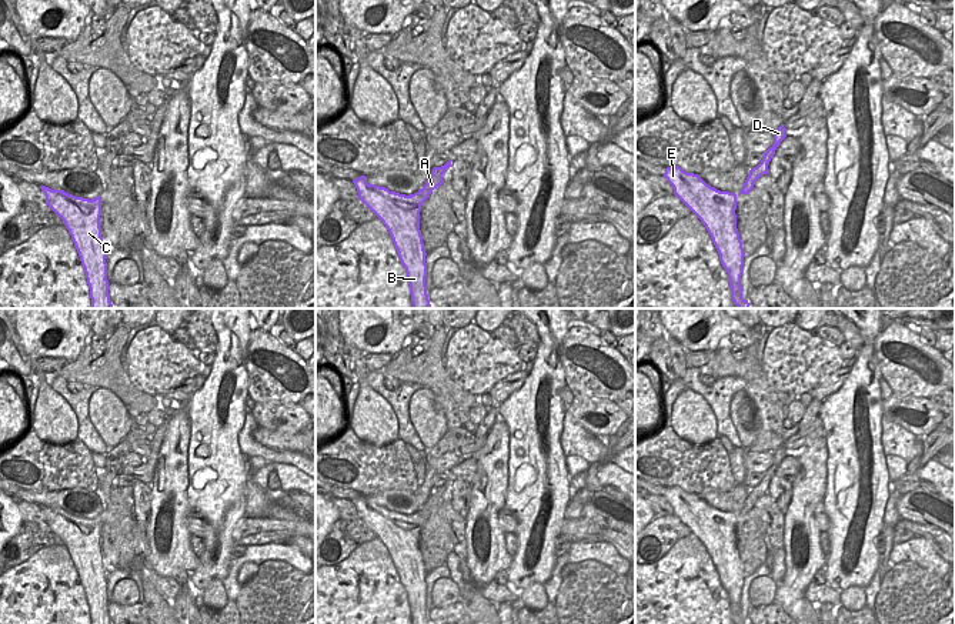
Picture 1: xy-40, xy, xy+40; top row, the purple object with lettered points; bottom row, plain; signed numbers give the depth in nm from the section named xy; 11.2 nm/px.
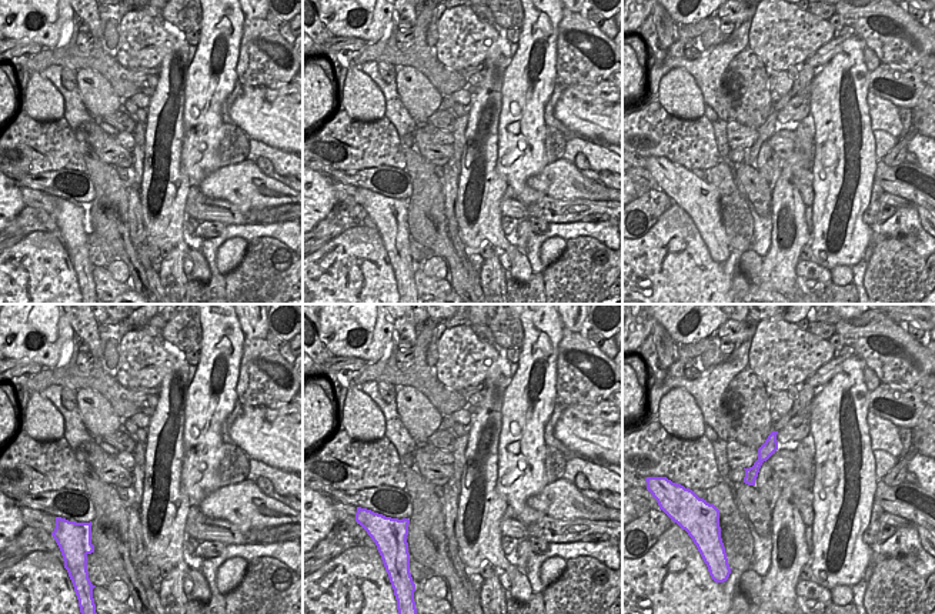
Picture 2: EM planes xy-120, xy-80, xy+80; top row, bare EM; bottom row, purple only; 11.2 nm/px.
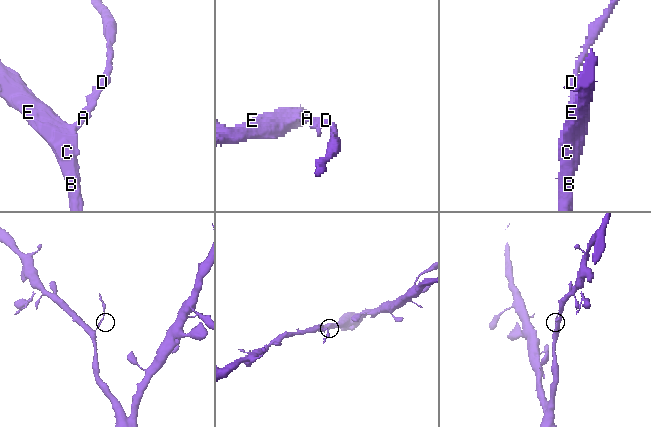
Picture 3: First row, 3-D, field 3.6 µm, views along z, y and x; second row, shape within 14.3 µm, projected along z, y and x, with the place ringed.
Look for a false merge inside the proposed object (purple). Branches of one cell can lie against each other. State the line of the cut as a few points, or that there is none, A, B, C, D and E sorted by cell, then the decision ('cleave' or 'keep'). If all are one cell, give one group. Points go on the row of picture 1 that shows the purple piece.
cut xy (418, 190), (424, 200); groups A D / B C E; cleave

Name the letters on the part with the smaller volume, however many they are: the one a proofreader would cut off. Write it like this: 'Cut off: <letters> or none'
Cut off: A, D.

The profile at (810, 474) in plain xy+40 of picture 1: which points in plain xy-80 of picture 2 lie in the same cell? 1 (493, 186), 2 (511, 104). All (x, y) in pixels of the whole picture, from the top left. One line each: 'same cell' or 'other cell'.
1: same cell
2: other cell

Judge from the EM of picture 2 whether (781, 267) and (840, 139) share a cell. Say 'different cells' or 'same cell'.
different cells

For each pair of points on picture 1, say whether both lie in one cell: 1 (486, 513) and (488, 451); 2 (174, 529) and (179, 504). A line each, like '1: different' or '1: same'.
1: same
2: same

